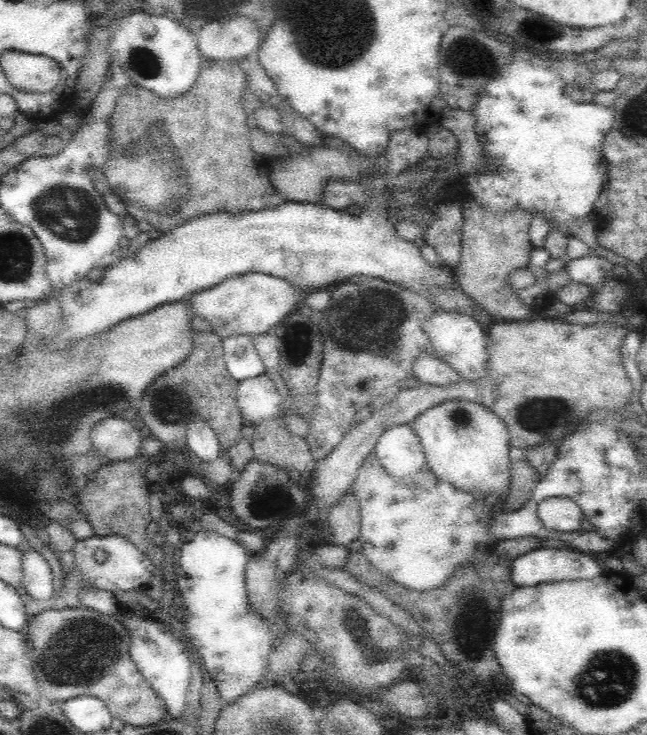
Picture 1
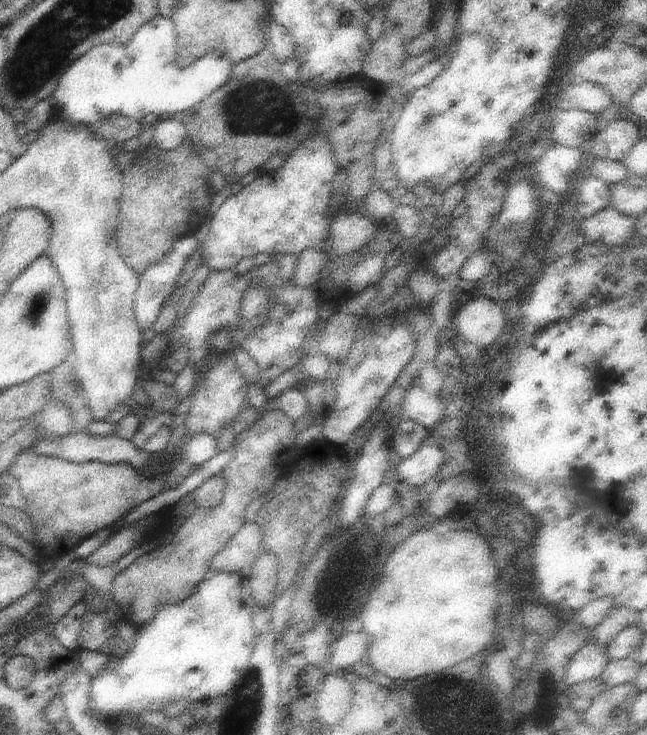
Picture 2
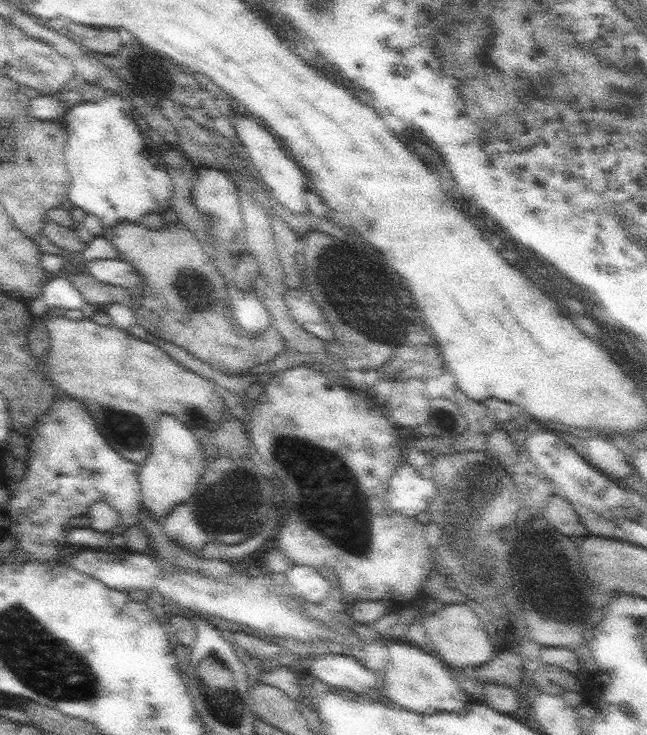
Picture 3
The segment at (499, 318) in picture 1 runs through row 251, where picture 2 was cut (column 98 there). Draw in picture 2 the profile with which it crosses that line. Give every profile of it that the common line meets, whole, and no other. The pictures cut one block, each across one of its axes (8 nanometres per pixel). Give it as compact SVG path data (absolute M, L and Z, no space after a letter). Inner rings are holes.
M29 448L15 460L9 472L17 478L25 498L29 532L33 534L31 544L41 560L59 560L65 554L73 556L73 550L93 534L113 528L133 506L167 488L177 488L193 470L195 466L187 464L183 454L165 476L147 478L129 464L73 464L59 458L39 456L35 448Z

